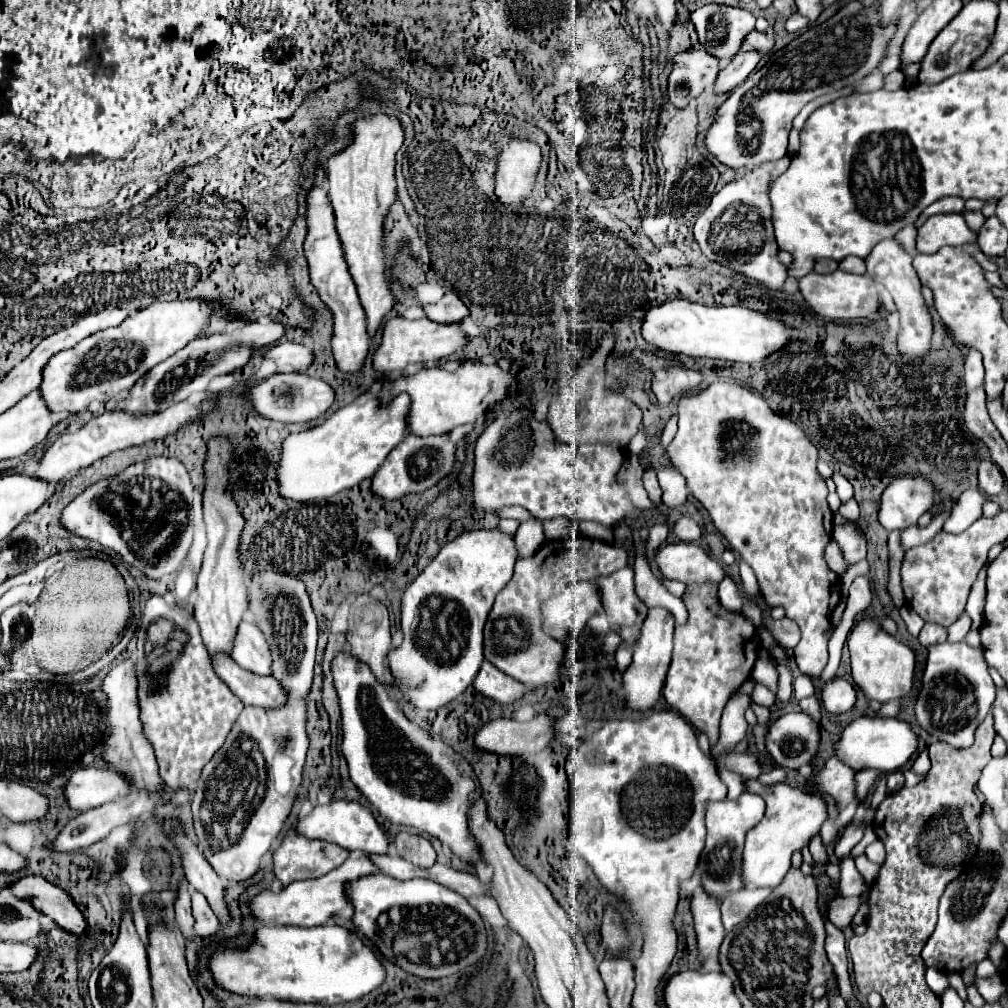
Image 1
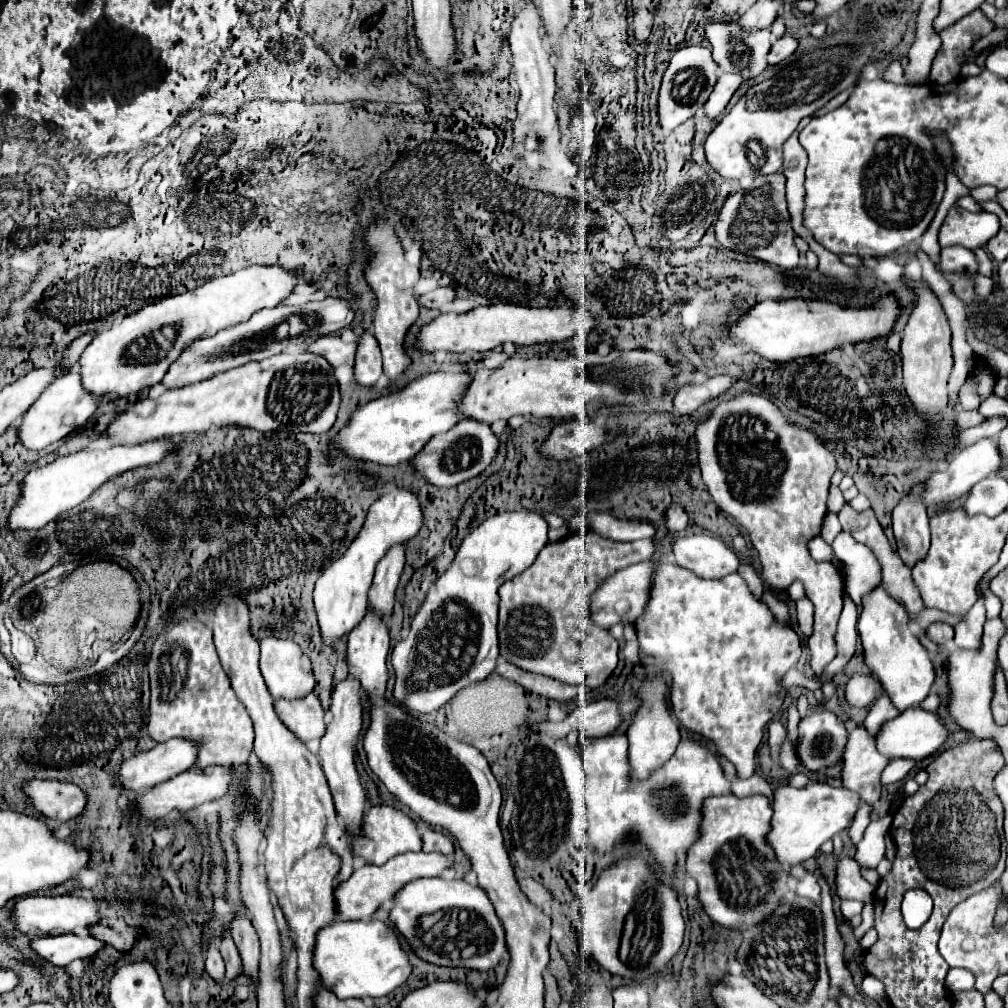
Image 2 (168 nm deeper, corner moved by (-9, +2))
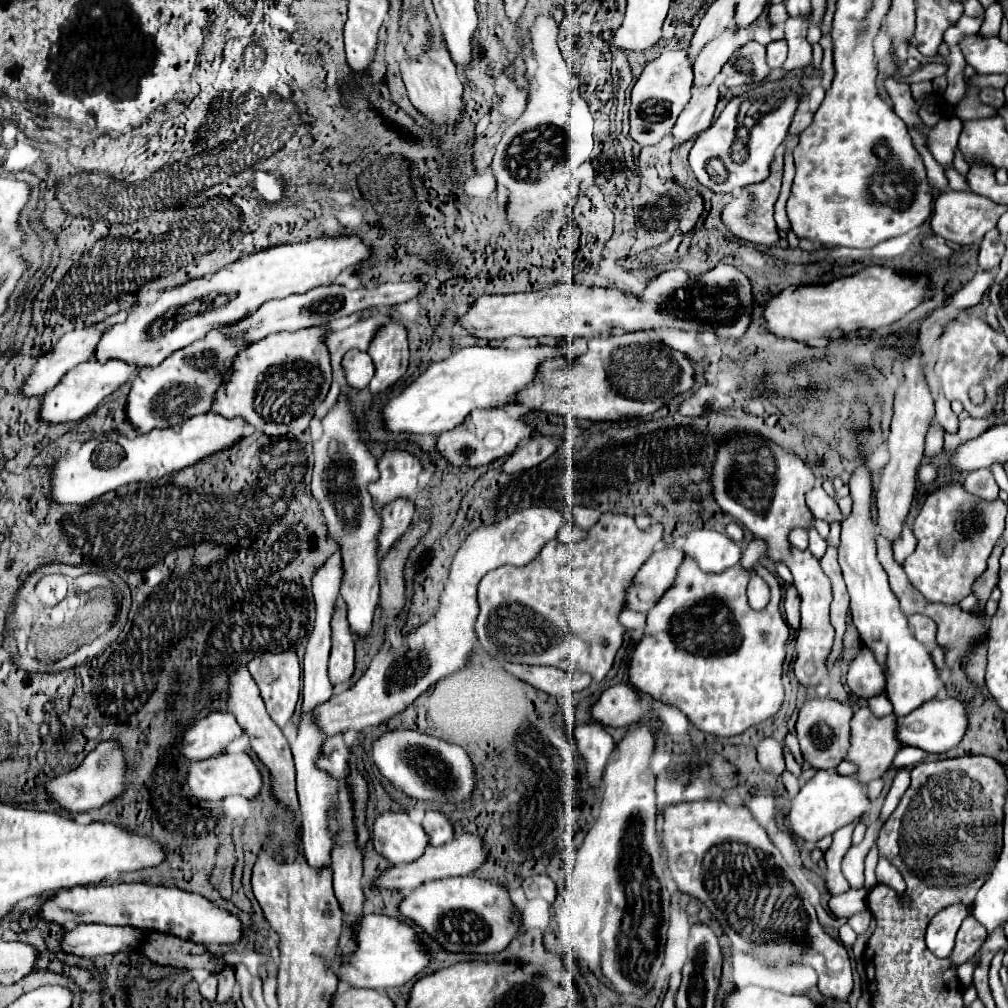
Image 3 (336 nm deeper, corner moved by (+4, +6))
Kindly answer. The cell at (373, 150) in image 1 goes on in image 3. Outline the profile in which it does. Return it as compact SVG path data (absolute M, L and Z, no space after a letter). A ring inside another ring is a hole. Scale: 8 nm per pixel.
M395 322L385 324L373 338L369 346L369 356L373 358L373 364L377 368L369 390L371 394L385 392L407 372L409 366L409 346L405 328Z

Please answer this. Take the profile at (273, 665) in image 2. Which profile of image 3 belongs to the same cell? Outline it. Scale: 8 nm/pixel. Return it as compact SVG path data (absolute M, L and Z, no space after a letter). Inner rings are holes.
M285 650L285 652L267 652L263 656L255 656L249 664L247 664L255 684L259 686L259 692L261 692L261 698L267 706L267 712L271 716L271 720L283 728L291 718L293 718L293 712L295 712L295 706L297 706L297 700L299 700L302 680L301 680L301 668L299 660L297 660L297 654L293 650Z

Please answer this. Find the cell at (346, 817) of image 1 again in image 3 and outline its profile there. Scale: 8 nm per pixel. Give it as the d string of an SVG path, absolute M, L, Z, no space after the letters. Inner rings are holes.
M385 812L373 824L373 846L393 864L407 864L423 856L429 838L405 812Z

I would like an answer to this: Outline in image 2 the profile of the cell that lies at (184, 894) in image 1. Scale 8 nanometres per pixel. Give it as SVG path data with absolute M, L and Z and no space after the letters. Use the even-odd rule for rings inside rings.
M208 942L208 948L206 948L206 972L216 982L220 982L224 978L224 962L222 962L222 956L220 956L218 948L214 946L214 942Z

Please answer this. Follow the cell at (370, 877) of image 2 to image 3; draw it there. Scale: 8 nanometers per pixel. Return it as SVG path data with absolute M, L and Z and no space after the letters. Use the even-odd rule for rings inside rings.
M461 834L455 836L453 840L449 840L443 846L431 846L425 850L425 854L407 866L395 866L383 872L383 876L377 880L377 888L393 888L399 890L403 896L407 896L411 890L415 890L417 886L423 886L423 882L431 882L431 880L441 880L441 878L451 878L451 876L469 876L475 870L479 870L487 860L487 846L483 836L479 834Z

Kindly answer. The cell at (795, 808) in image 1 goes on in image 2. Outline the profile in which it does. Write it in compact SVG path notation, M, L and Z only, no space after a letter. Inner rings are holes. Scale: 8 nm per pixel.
M810 782L804 788L776 786L774 788L774 816L766 836L768 846L776 852L776 860L788 870L816 856L818 848L842 832L856 814L860 798L848 788L834 788L826 782Z

